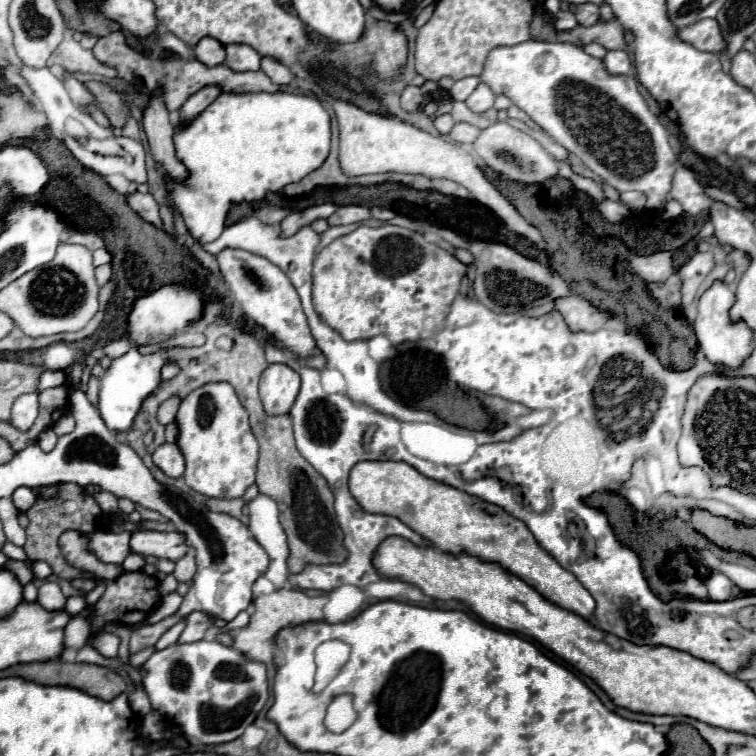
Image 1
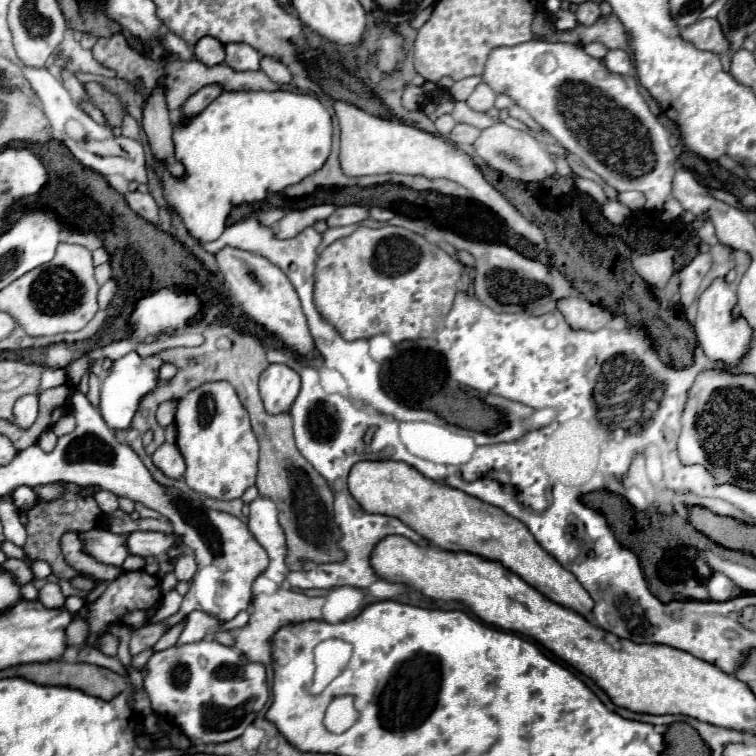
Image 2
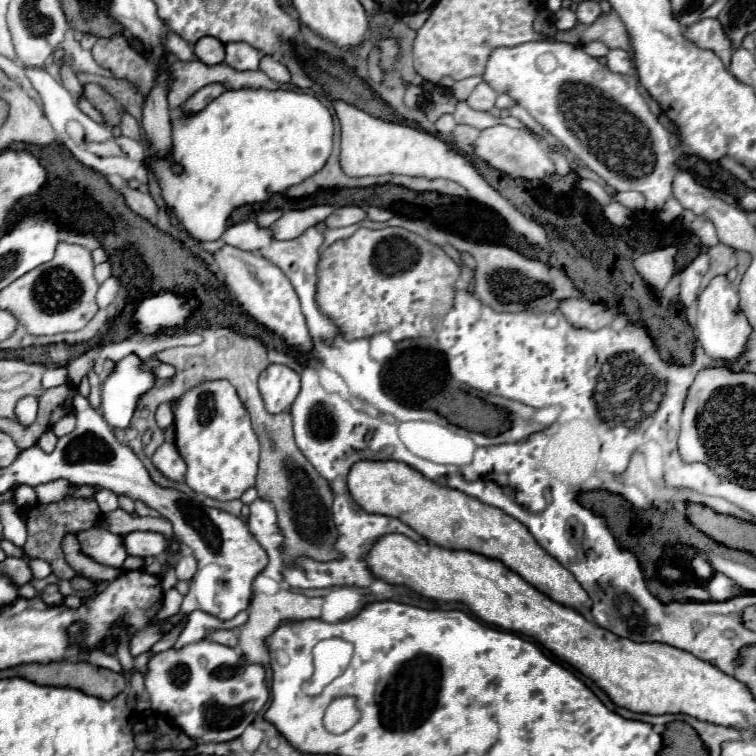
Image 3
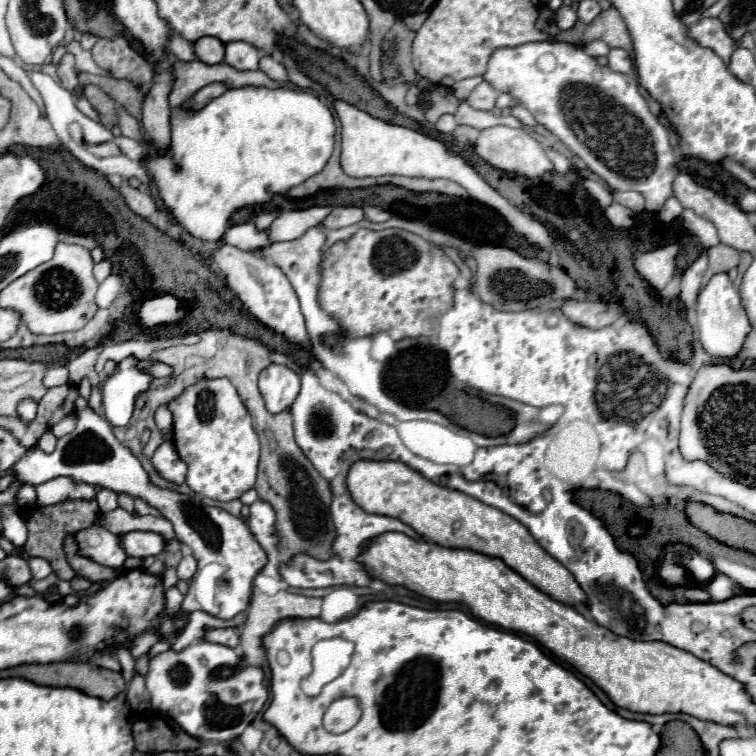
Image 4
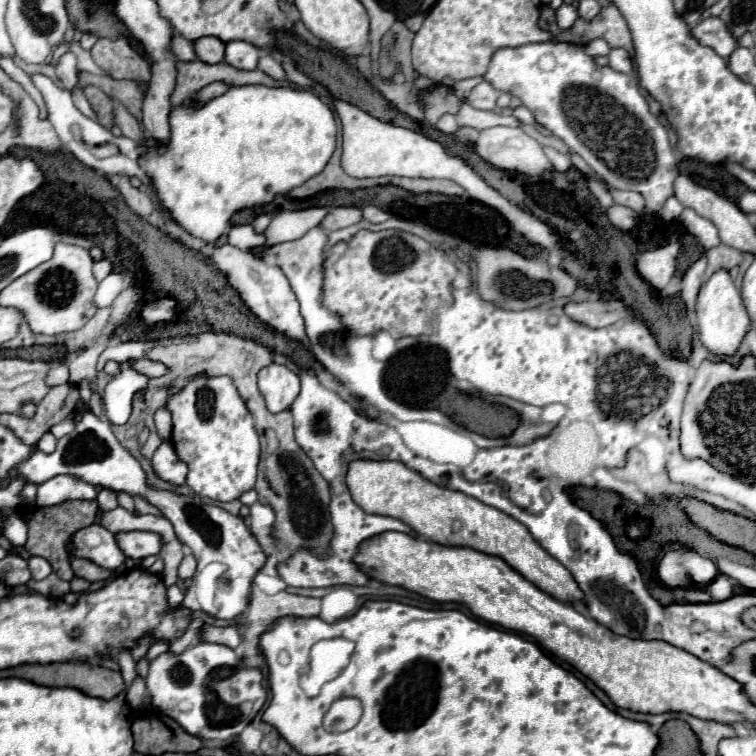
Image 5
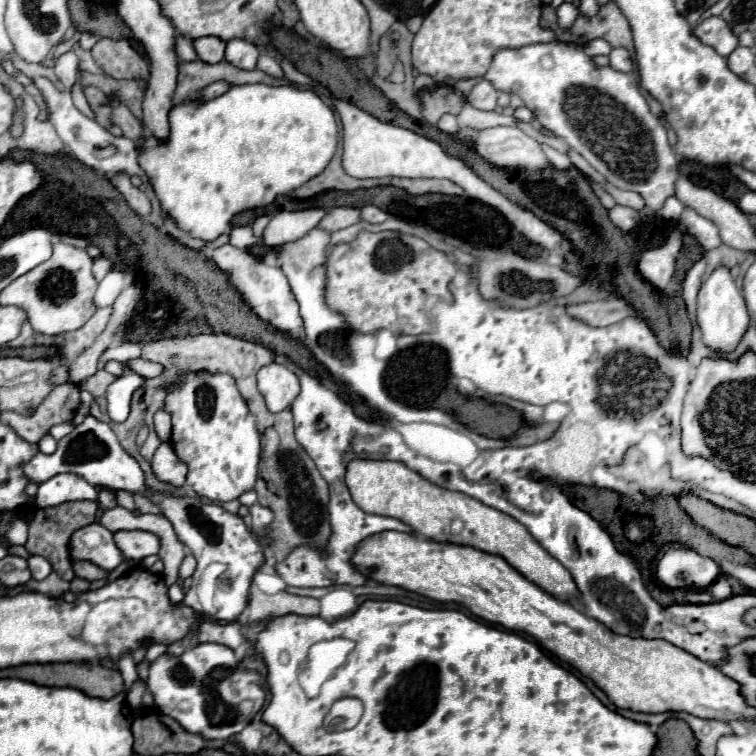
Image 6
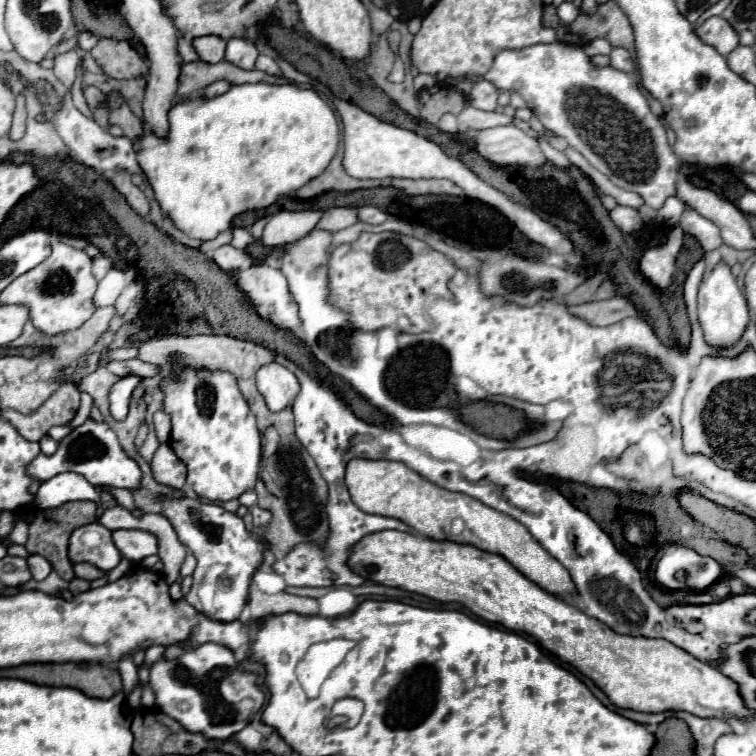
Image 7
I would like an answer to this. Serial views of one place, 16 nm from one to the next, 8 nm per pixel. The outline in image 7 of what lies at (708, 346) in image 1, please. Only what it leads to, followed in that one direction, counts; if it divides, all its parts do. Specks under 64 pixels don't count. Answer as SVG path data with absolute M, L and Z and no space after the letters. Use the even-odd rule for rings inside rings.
M722 260L704 276L704 280L700 284L700 290L698 290L698 316L700 316L700 324L704 328L706 342L712 344L712 346L718 346L718 348L734 346L740 340L740 336L742 336L742 332L744 332L744 328L750 320L744 294L736 284L736 278L732 276L730 266Z

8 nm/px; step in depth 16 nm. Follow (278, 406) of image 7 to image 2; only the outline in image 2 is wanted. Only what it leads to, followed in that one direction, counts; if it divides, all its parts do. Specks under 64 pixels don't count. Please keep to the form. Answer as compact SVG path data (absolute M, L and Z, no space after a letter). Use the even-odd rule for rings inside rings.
M270 364L260 374L260 396L268 414L288 412L298 392L300 376L284 364Z

